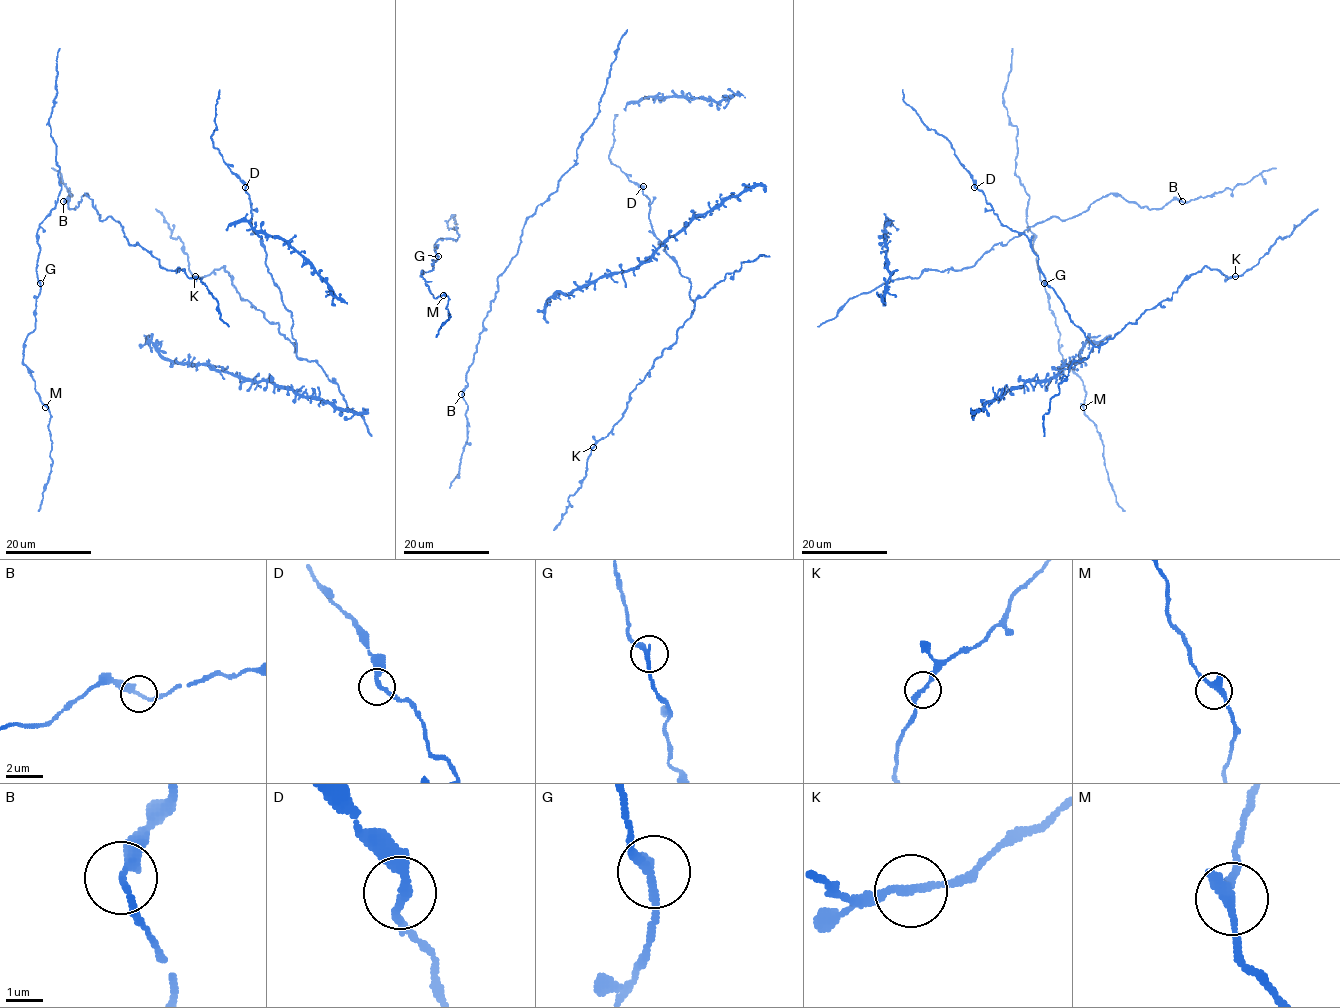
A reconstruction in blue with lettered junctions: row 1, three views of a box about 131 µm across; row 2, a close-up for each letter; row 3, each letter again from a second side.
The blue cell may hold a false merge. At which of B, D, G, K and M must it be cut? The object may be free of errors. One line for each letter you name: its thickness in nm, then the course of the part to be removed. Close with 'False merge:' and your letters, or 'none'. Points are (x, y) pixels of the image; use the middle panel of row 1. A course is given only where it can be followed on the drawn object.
False merge: none

